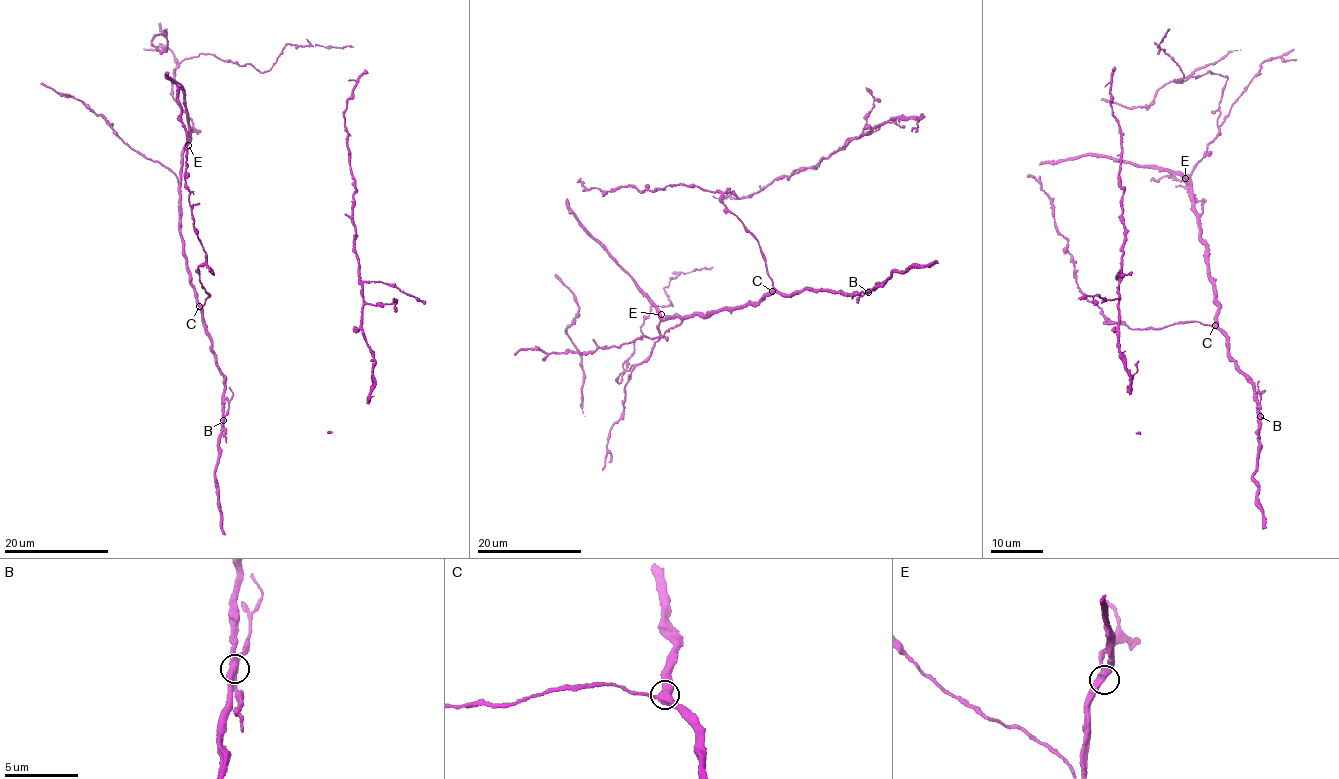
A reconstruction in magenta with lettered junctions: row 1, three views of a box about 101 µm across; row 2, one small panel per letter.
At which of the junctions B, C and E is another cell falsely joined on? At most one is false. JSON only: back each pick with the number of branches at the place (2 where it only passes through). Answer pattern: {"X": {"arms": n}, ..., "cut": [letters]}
{"B": {"arms": 3}, "cut": ["B"]}

